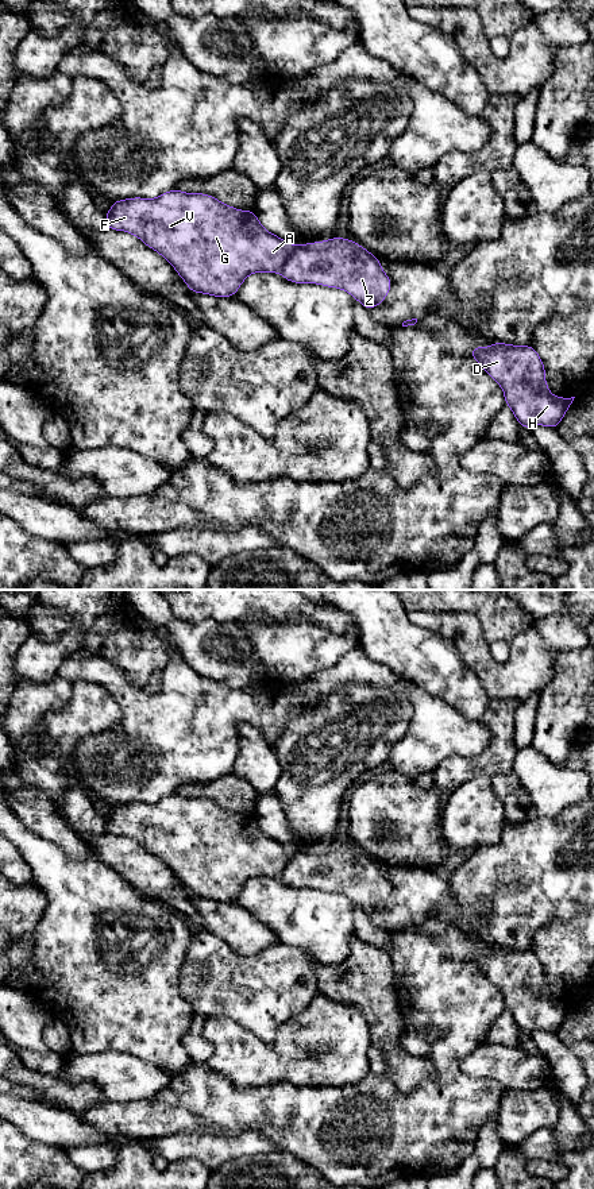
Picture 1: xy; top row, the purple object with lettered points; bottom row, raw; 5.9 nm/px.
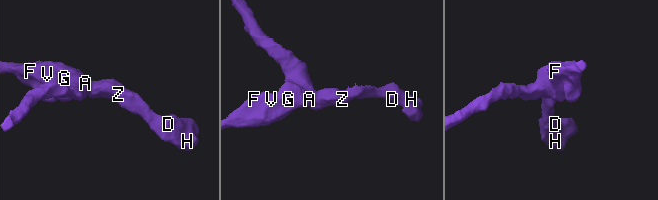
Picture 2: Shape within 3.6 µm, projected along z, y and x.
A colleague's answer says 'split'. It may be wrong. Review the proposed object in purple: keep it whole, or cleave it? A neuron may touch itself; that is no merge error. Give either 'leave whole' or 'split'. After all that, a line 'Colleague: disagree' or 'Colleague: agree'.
split
Colleague: agree

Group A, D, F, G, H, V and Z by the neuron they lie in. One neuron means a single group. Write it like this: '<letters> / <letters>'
A F G V / D H Z

